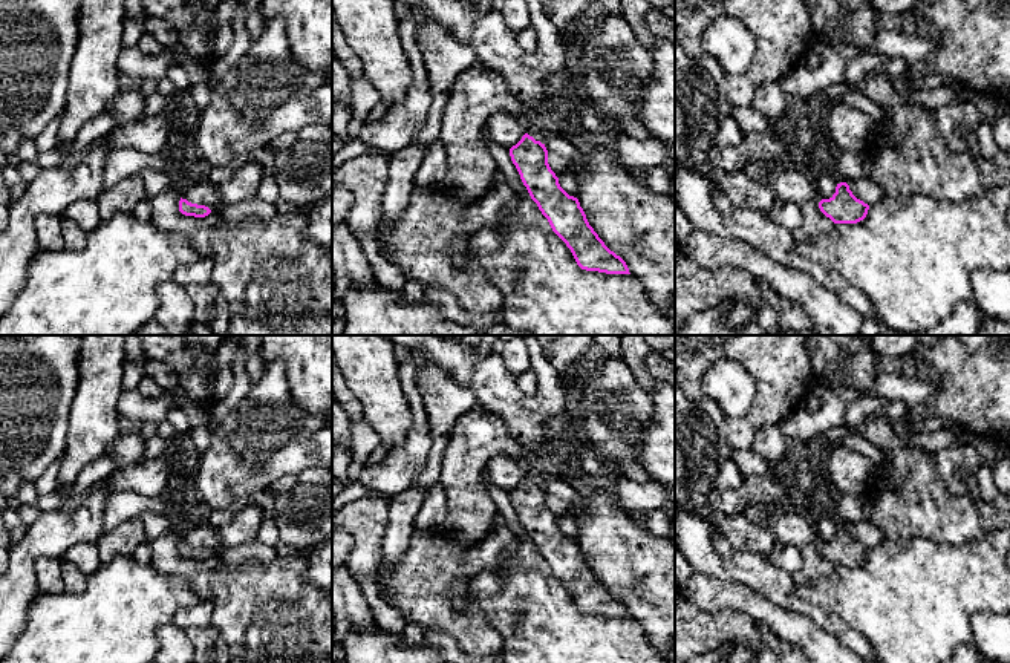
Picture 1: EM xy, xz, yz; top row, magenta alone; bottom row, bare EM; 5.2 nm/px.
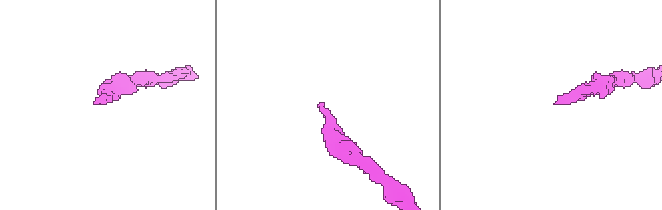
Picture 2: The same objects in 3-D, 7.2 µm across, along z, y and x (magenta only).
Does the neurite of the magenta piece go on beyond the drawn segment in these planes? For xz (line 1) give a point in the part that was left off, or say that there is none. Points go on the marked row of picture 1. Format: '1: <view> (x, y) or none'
1: none

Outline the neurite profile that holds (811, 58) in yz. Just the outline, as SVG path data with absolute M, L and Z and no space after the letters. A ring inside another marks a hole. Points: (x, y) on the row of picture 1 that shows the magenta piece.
M814 43L800 58L800 64L808 69L817 69L822 64L822 49Z

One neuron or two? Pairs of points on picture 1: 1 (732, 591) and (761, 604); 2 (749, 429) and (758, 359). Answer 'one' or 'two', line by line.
1: one
2: one

